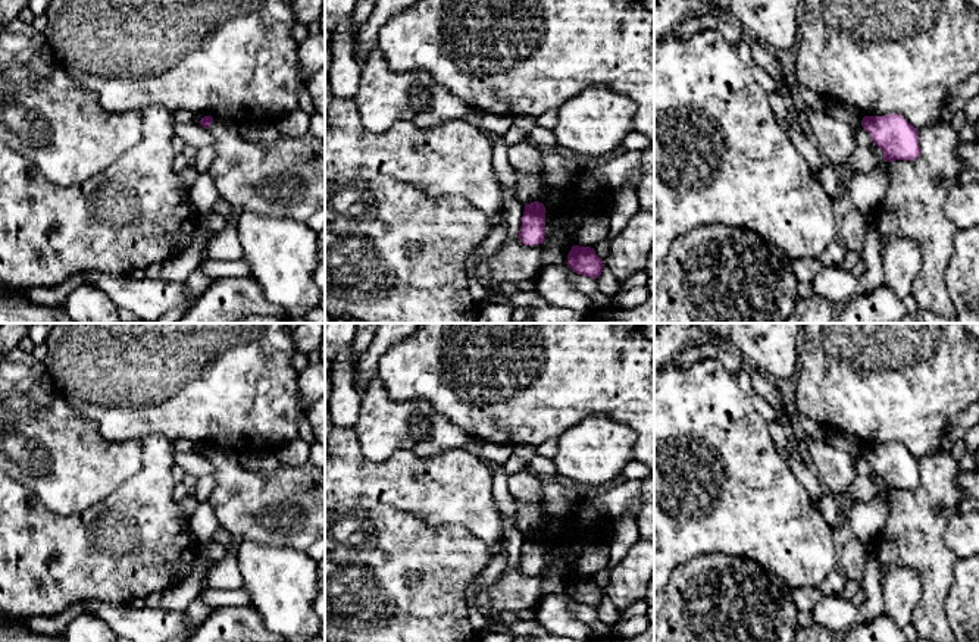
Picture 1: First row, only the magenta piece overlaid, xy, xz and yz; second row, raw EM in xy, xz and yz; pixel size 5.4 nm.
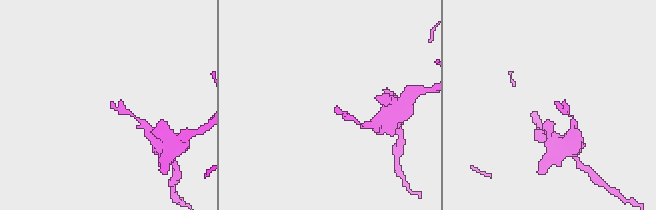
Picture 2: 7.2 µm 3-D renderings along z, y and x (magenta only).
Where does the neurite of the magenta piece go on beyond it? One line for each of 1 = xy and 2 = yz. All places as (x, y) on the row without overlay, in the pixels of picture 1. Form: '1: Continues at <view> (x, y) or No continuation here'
1: No continuation here
2: No continuation here

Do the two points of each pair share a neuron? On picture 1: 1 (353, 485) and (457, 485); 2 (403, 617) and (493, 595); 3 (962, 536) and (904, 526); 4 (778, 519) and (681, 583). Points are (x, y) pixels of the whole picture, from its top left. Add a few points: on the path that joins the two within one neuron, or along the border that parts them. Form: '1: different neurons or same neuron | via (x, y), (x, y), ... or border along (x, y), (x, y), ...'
1: same neuron | via (379, 485), (431, 485)
2: different neurons | border along (481, 572), (466, 589), (469, 607)
3: different neurons | border along (954, 513), (945, 526), (942, 539), (959, 557)
4: different neurons | border along (690, 558), (698, 554), (737, 554), (757, 563)

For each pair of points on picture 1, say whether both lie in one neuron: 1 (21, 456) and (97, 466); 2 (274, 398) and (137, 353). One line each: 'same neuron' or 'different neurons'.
1: same neuron
2: same neuron

